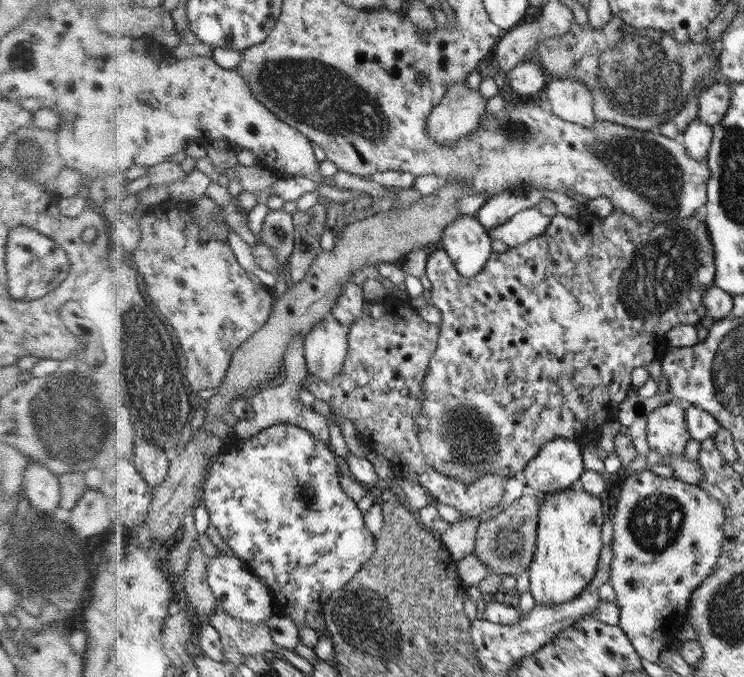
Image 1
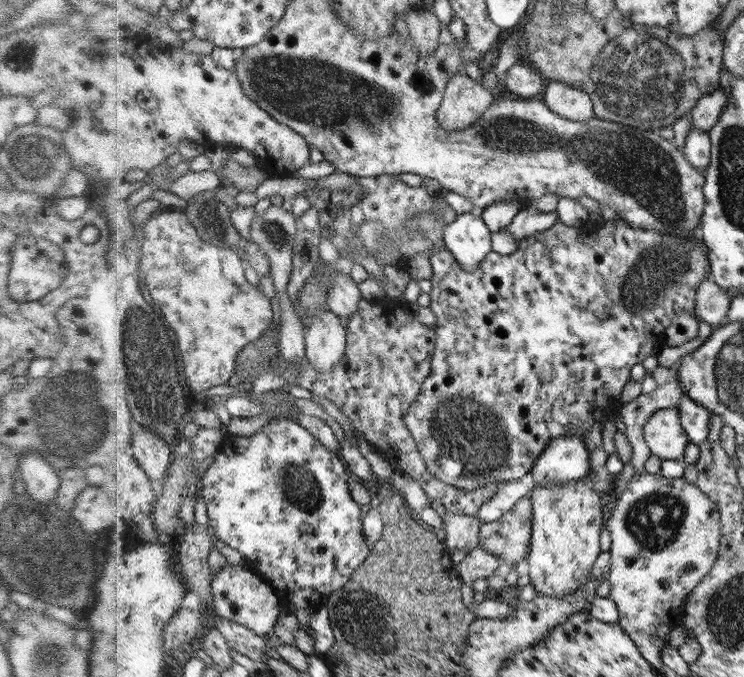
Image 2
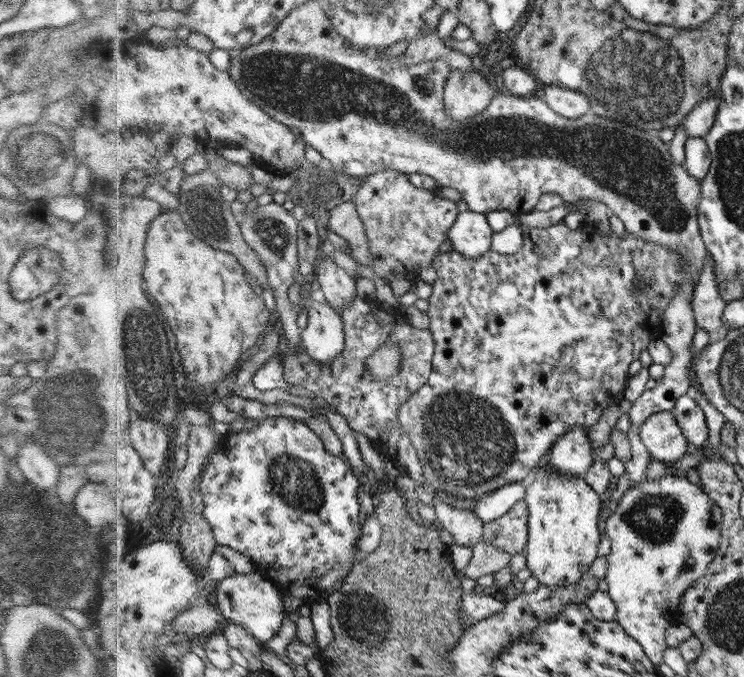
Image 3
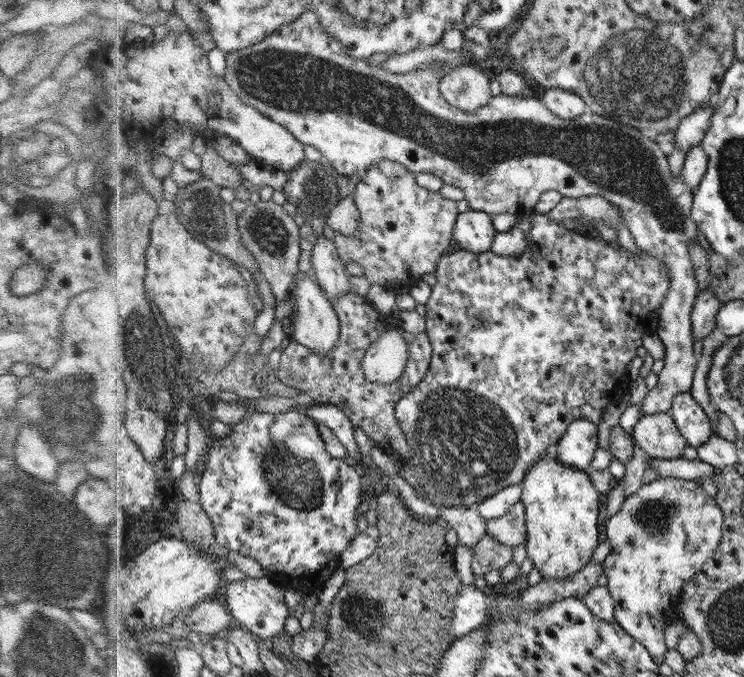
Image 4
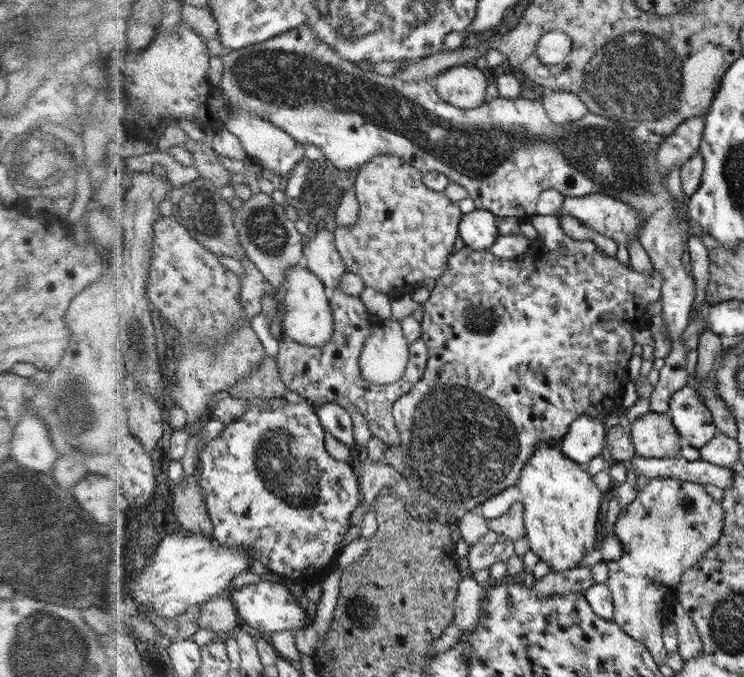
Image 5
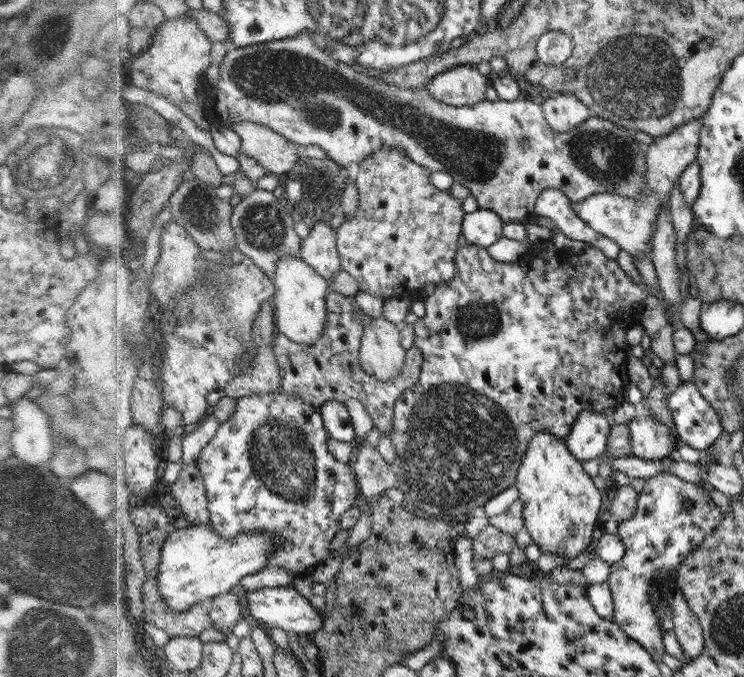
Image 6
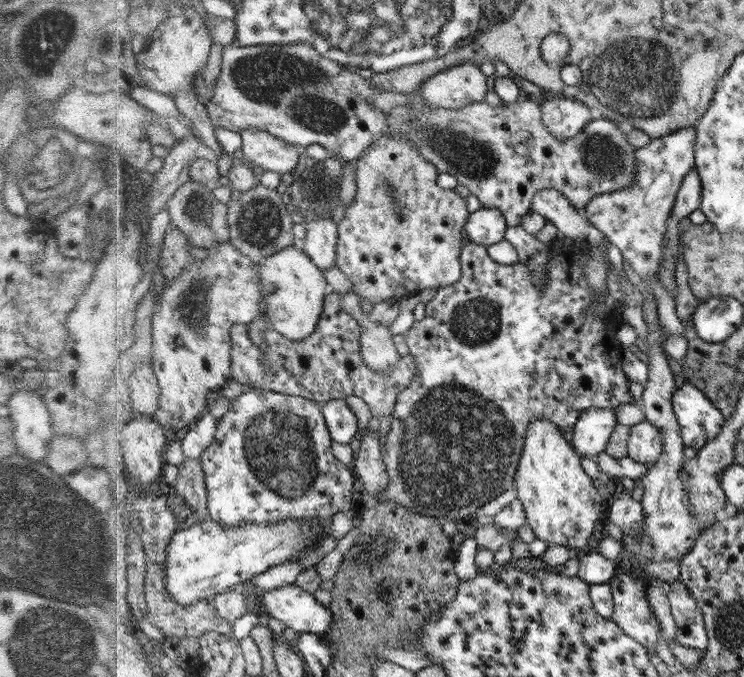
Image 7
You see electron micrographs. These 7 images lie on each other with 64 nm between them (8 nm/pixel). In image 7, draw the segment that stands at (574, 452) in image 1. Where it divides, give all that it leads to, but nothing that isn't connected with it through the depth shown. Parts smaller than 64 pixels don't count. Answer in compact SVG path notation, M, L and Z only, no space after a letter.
M592 408L579 418L570 436L582 457L594 458L605 453L604 448L615 432L615 427L616 416L612 409Z

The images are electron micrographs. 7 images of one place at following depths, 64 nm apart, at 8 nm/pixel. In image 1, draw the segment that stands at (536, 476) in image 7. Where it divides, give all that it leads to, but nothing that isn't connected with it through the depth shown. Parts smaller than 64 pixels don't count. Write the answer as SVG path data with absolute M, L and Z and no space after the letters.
M570 488L541 495L539 535L535 557L527 569L530 594L537 604L574 601L592 580L601 556L600 526L604 522L602 502L581 488Z

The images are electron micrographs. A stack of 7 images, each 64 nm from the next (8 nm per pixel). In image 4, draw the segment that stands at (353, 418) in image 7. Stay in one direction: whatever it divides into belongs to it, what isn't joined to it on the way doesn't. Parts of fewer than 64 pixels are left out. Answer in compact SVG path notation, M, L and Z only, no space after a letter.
M310 405L308 415L316 419L318 424L326 424L328 428L332 428L332 431L336 436L340 437L340 440L348 448L349 459L354 464L362 467L363 459L361 457L360 446L358 446L356 436L354 436L354 423L346 415L346 412L340 408L340 405Z

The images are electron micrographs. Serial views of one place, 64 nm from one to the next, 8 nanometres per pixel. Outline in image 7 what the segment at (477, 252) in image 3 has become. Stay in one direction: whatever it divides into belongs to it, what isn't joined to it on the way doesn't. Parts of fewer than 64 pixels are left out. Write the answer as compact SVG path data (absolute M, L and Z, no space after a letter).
M481 207L472 212L467 222L466 236L470 242L487 247L504 239L507 228L507 219L501 210Z

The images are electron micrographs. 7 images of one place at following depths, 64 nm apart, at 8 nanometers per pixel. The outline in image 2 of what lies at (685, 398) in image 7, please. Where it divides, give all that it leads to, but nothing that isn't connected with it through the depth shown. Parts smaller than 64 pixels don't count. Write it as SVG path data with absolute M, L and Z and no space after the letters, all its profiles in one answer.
M689 397L682 402L682 406L678 410L684 431L687 432L690 442L700 446L710 431L710 412L706 408L694 404L694 400Z

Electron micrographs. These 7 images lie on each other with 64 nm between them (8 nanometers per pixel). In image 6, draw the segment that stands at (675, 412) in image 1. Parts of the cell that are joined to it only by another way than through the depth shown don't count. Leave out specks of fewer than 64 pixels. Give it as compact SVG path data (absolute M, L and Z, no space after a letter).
M647 413L639 414L629 423L632 456L646 461L668 458L675 436L671 428Z

